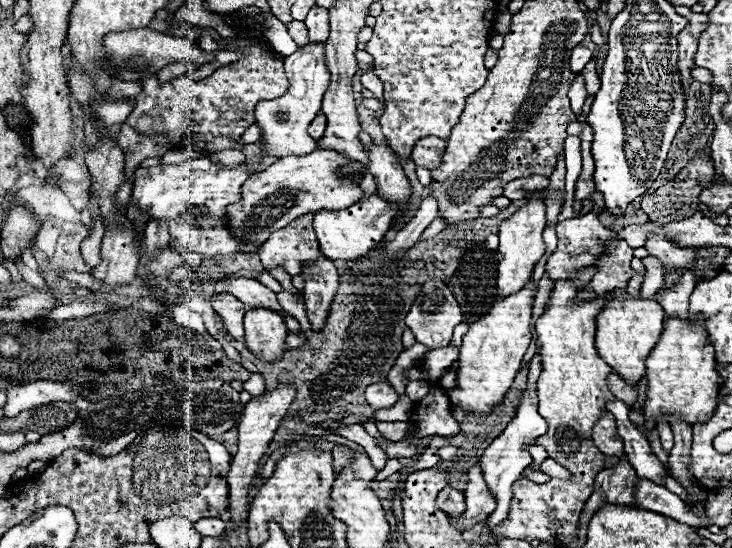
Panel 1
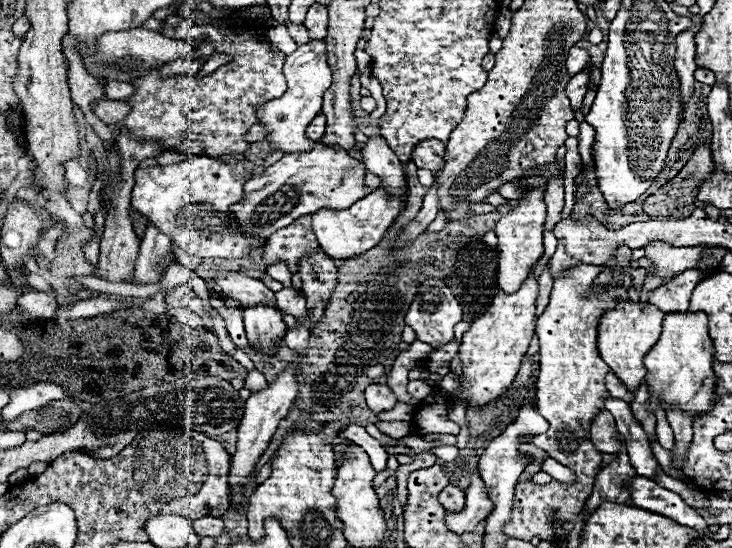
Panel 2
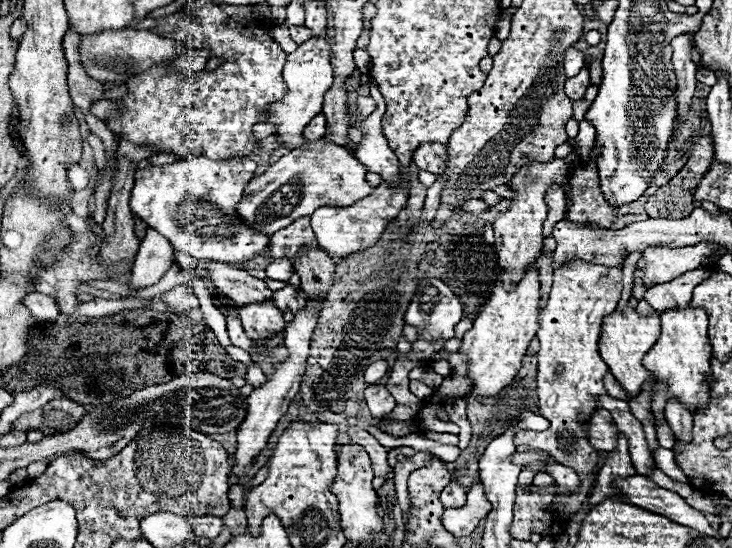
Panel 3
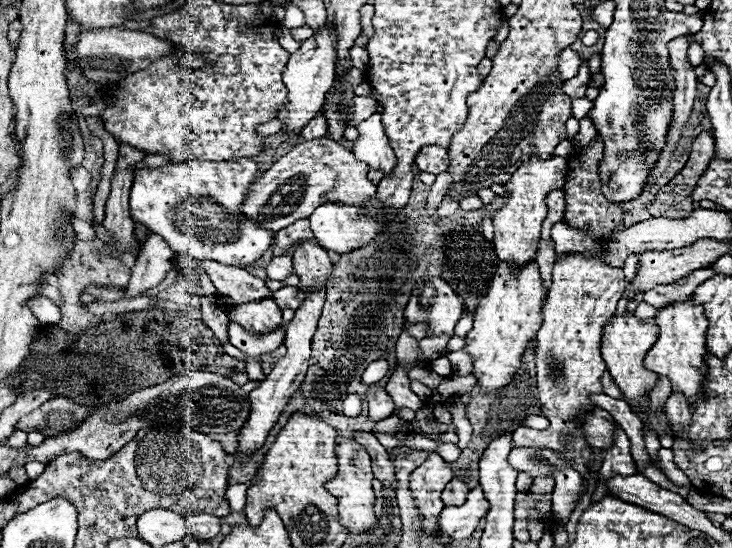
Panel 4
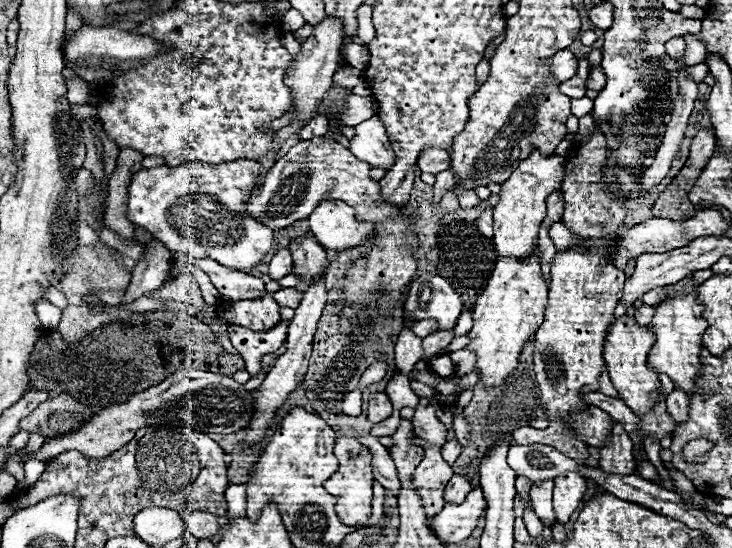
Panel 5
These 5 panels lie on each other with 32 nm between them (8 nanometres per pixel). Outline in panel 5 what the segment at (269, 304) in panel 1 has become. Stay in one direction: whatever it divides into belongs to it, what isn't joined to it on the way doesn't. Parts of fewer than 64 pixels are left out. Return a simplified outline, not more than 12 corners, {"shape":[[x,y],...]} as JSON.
{"shape":[[174,254],[178,262],[194,262],[218,292],[232,302],[266,296],[264,282],[204,258]]}

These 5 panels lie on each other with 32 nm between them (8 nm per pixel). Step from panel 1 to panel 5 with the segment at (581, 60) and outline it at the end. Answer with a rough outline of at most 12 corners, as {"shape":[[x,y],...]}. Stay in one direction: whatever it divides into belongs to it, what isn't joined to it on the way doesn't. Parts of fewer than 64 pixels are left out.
{"shape":[[566,48],[552,58],[556,80],[576,74],[578,58]]}

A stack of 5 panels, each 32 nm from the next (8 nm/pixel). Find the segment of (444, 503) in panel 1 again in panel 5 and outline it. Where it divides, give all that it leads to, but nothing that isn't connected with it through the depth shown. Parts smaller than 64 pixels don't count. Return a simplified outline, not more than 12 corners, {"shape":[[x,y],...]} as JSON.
{"shape":[[452,476],[446,484],[444,500],[462,504],[472,490],[466,478]]}

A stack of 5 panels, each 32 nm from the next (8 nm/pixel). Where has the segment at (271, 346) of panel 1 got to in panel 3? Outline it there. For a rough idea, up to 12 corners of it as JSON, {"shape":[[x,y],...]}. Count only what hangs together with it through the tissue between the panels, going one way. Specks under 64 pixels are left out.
{"shape":[[272,302],[240,306],[240,320],[254,342],[284,332]]}

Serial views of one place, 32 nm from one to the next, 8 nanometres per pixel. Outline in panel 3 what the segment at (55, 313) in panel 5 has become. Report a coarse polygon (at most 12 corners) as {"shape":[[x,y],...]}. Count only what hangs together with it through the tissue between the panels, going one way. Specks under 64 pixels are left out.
{"shape":[[30,292],[22,304],[36,320],[56,322],[60,310],[52,296]]}

